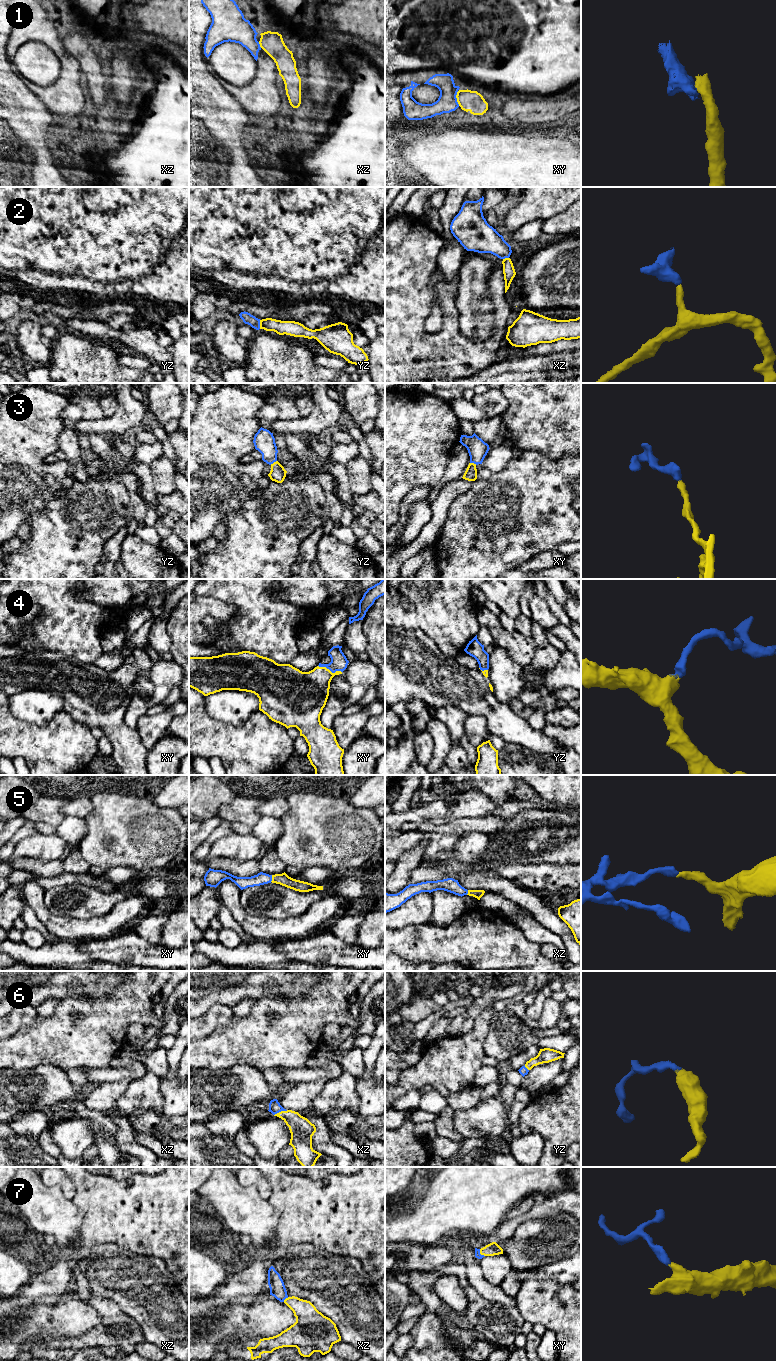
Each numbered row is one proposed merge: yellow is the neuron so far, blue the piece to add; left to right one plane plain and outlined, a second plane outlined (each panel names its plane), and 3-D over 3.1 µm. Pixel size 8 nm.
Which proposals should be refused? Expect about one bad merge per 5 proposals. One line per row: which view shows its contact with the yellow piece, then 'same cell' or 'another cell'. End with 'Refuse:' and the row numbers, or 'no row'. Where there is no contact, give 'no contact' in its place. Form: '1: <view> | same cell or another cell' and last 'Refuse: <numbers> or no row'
1: xy | another cell
2: yz | same cell
3: yz | same cell
4: xy | same cell
5: xy | same cell
6: xz | same cell
7: xy | same cell
Refuse: 1

